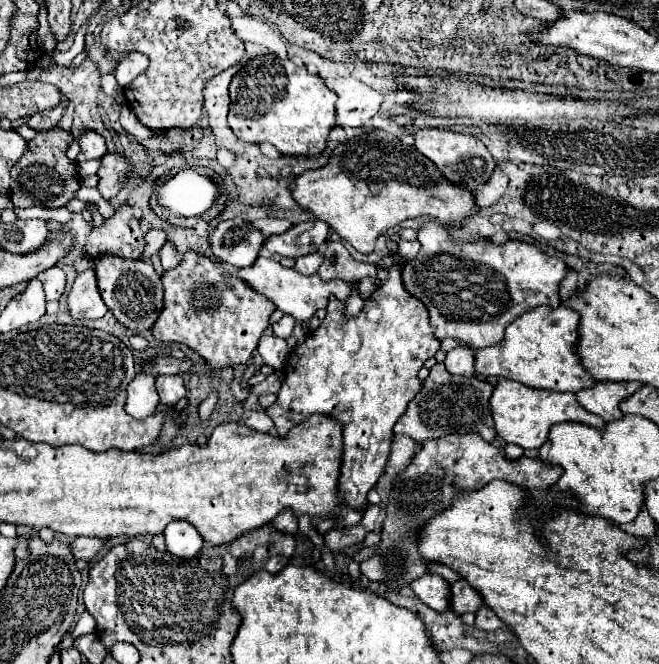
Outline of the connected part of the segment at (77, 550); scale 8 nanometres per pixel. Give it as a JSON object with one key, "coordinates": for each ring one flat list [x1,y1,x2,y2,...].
{"coordinates":[[75,538,69,548,71,548,71,554,77,556,77,558,93,558,95,554,99,554,99,550,103,548,103,542,105,540,89,540,89,538]]}

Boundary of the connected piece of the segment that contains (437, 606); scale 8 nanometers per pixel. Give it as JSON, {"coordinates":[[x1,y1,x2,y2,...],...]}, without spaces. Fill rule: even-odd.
{"coordinates":[[425,574,417,580,413,580,411,590,415,592,415,596,425,602,429,608,443,612,449,608,449,584,437,576,437,574]]}

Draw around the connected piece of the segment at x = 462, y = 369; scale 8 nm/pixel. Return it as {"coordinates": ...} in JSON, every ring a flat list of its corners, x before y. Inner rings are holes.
{"coordinates":[[453,348,447,352,445,358,445,368,451,374,459,374,459,376,475,376,475,368,473,368,473,350,469,348]]}

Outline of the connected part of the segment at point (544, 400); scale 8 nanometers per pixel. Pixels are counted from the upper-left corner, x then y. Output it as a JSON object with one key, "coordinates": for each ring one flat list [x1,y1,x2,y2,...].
{"coordinates":[[499,378,491,400,489,400,491,412,493,412,493,422,497,434,509,442,517,444,521,448,541,448,541,444,547,440,549,428,557,422,583,422,595,428,603,428,603,418,597,414,587,412,581,404,577,404,575,394,571,392,555,392,555,390,535,390,523,384,517,384,513,380]]}

